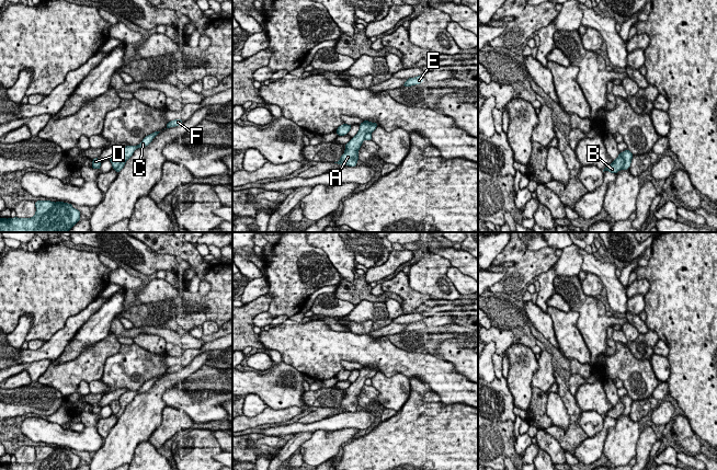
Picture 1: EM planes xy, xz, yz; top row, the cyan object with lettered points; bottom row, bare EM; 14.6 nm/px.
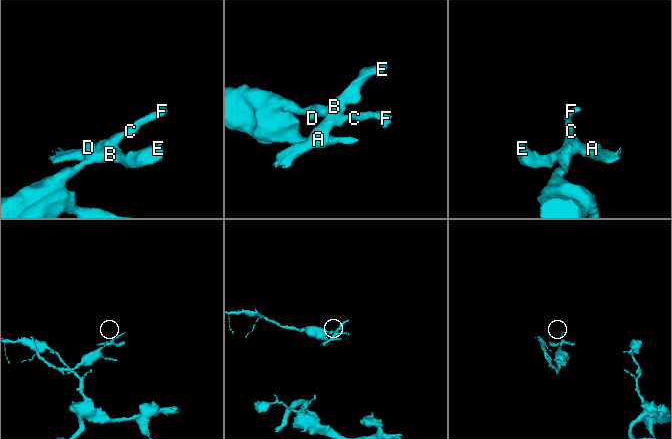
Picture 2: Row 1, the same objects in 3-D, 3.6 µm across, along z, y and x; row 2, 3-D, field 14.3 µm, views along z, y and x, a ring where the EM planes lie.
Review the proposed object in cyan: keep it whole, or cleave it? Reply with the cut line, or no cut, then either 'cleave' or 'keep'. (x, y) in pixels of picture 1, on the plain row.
cut in xy along (118, 400), (120, 410), (115, 414); cleave

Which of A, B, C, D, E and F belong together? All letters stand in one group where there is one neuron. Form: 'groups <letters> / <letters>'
groups A B E / C D F

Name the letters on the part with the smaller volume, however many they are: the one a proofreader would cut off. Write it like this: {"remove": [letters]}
{"remove": ["A", "B", "E"]}

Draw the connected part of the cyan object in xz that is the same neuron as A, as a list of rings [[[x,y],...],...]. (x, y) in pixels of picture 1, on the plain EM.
[[[364,366],[360,369],[358,378],[351,383],[351,386],[345,389],[345,397],[341,401],[341,404],[334,409],[341,410],[341,411],[349,411],[349,412],[355,412],[357,411],[356,408],[358,405],[358,396],[362,391],[365,380],[367,378],[373,378],[377,372],[377,368],[372,368],[368,366]]]

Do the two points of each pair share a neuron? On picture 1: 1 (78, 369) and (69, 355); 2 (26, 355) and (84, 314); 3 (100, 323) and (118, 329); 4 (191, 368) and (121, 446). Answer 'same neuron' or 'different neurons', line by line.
1: different neurons
2: same neuron
3: different neurons
4: same neuron

